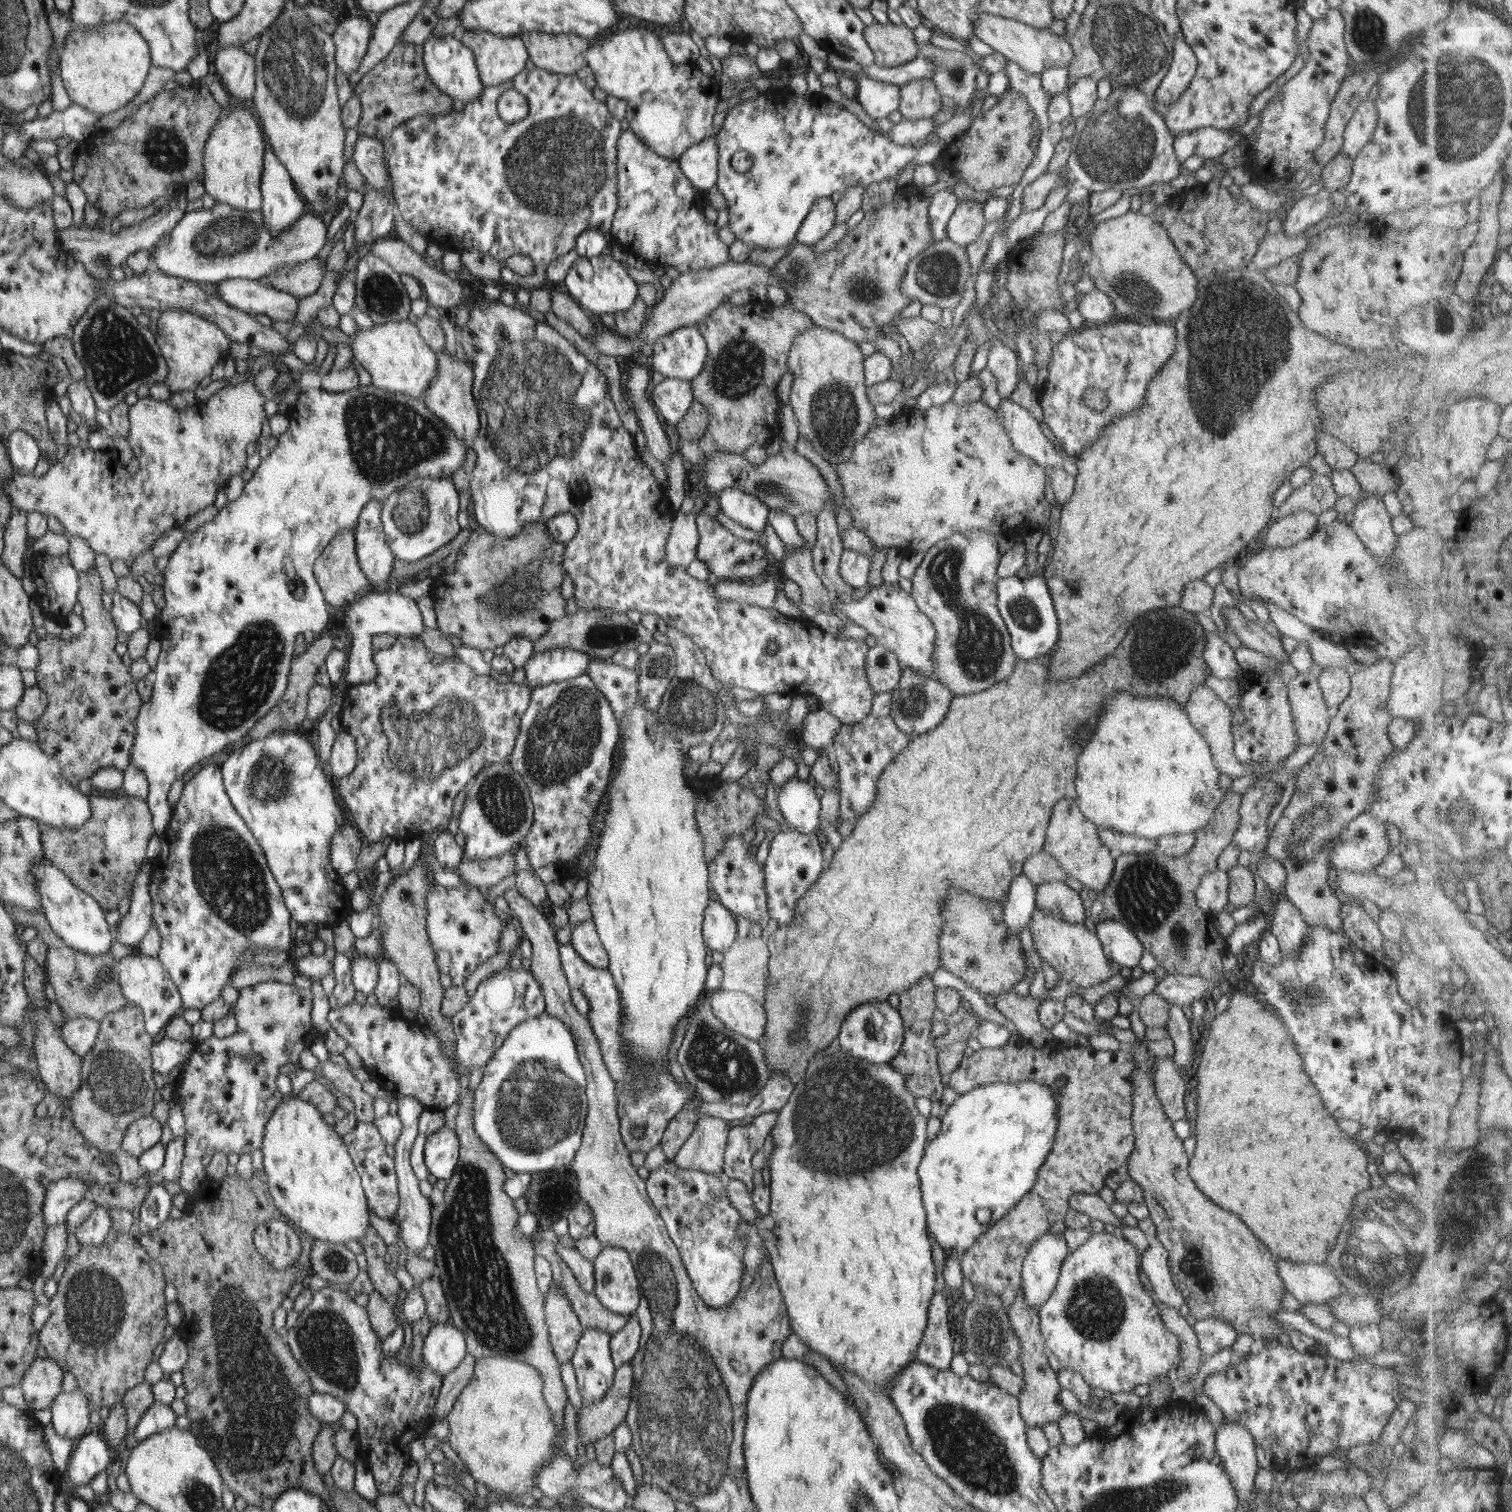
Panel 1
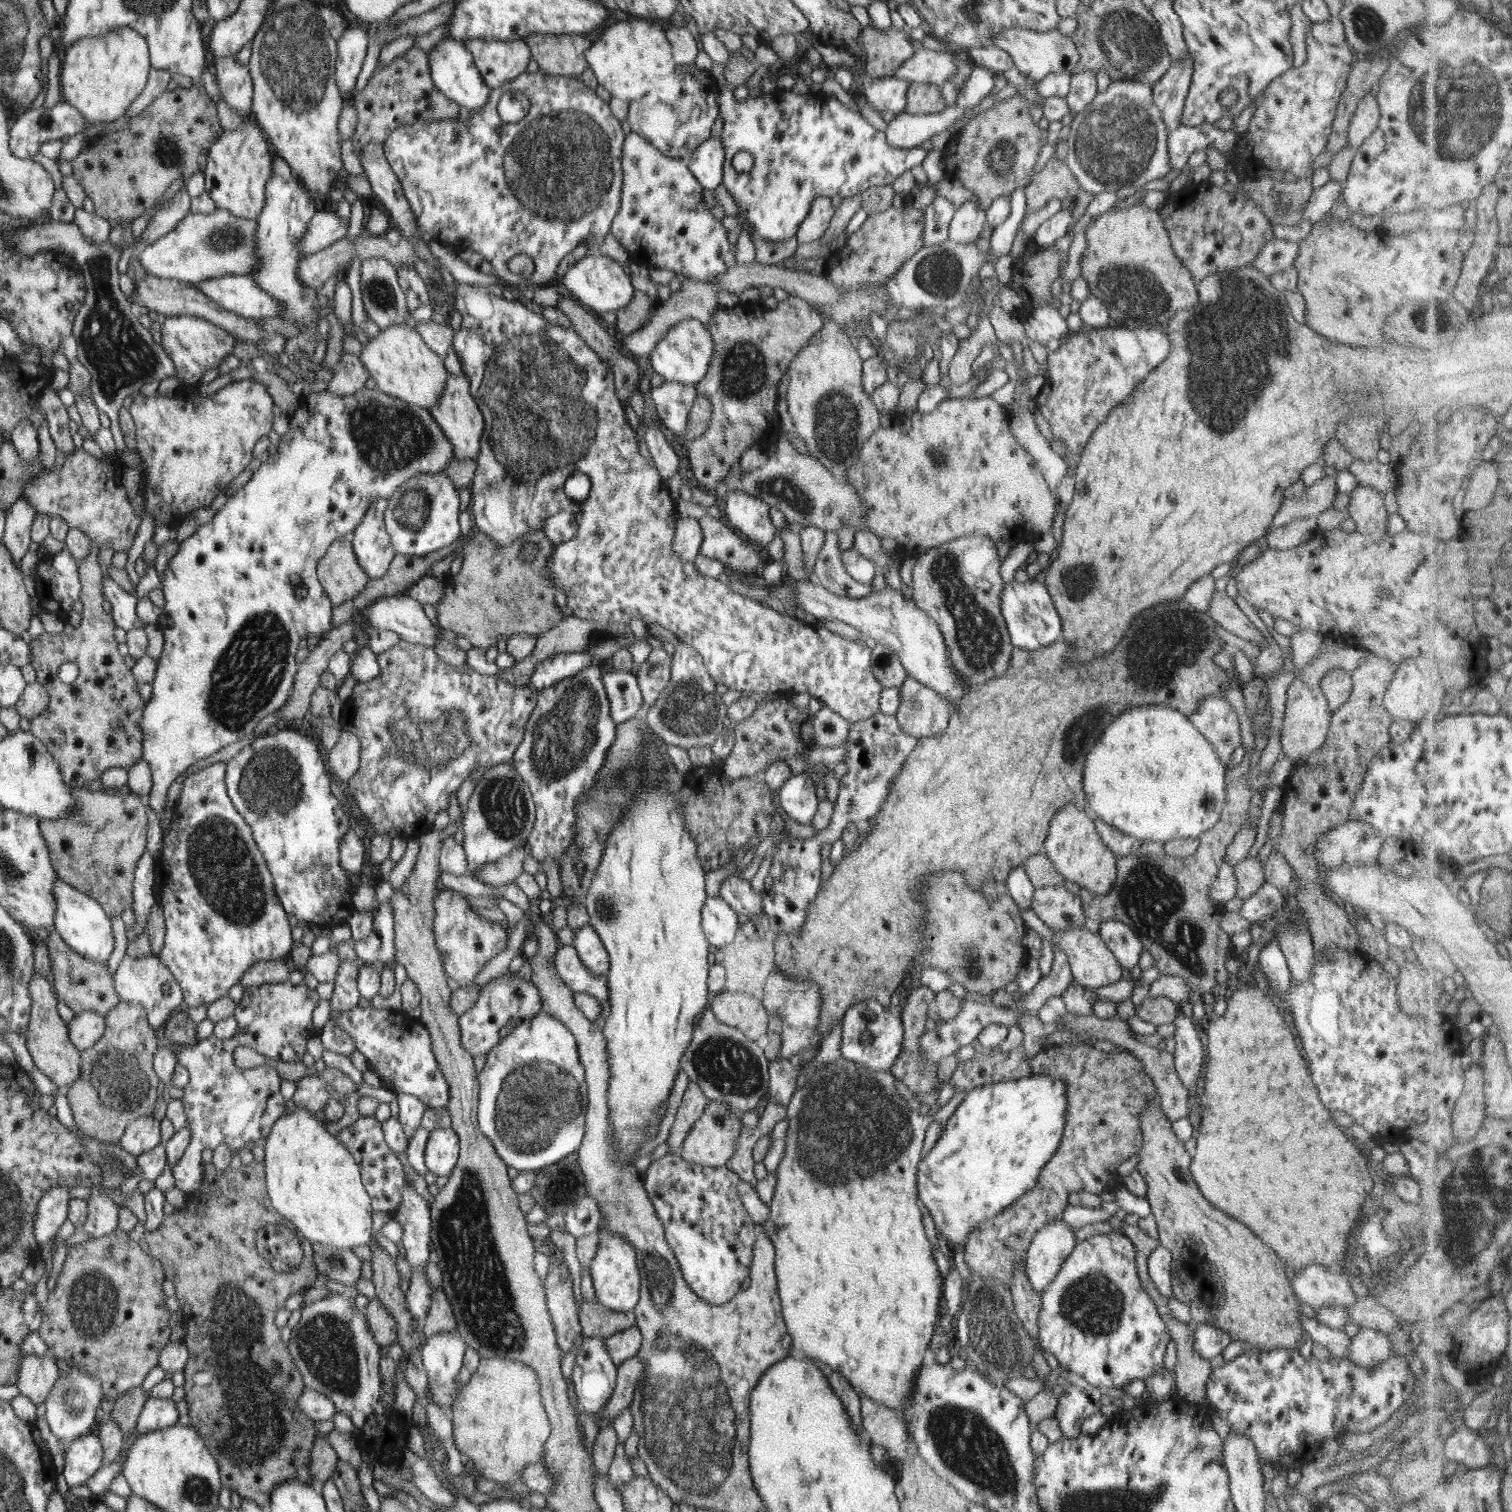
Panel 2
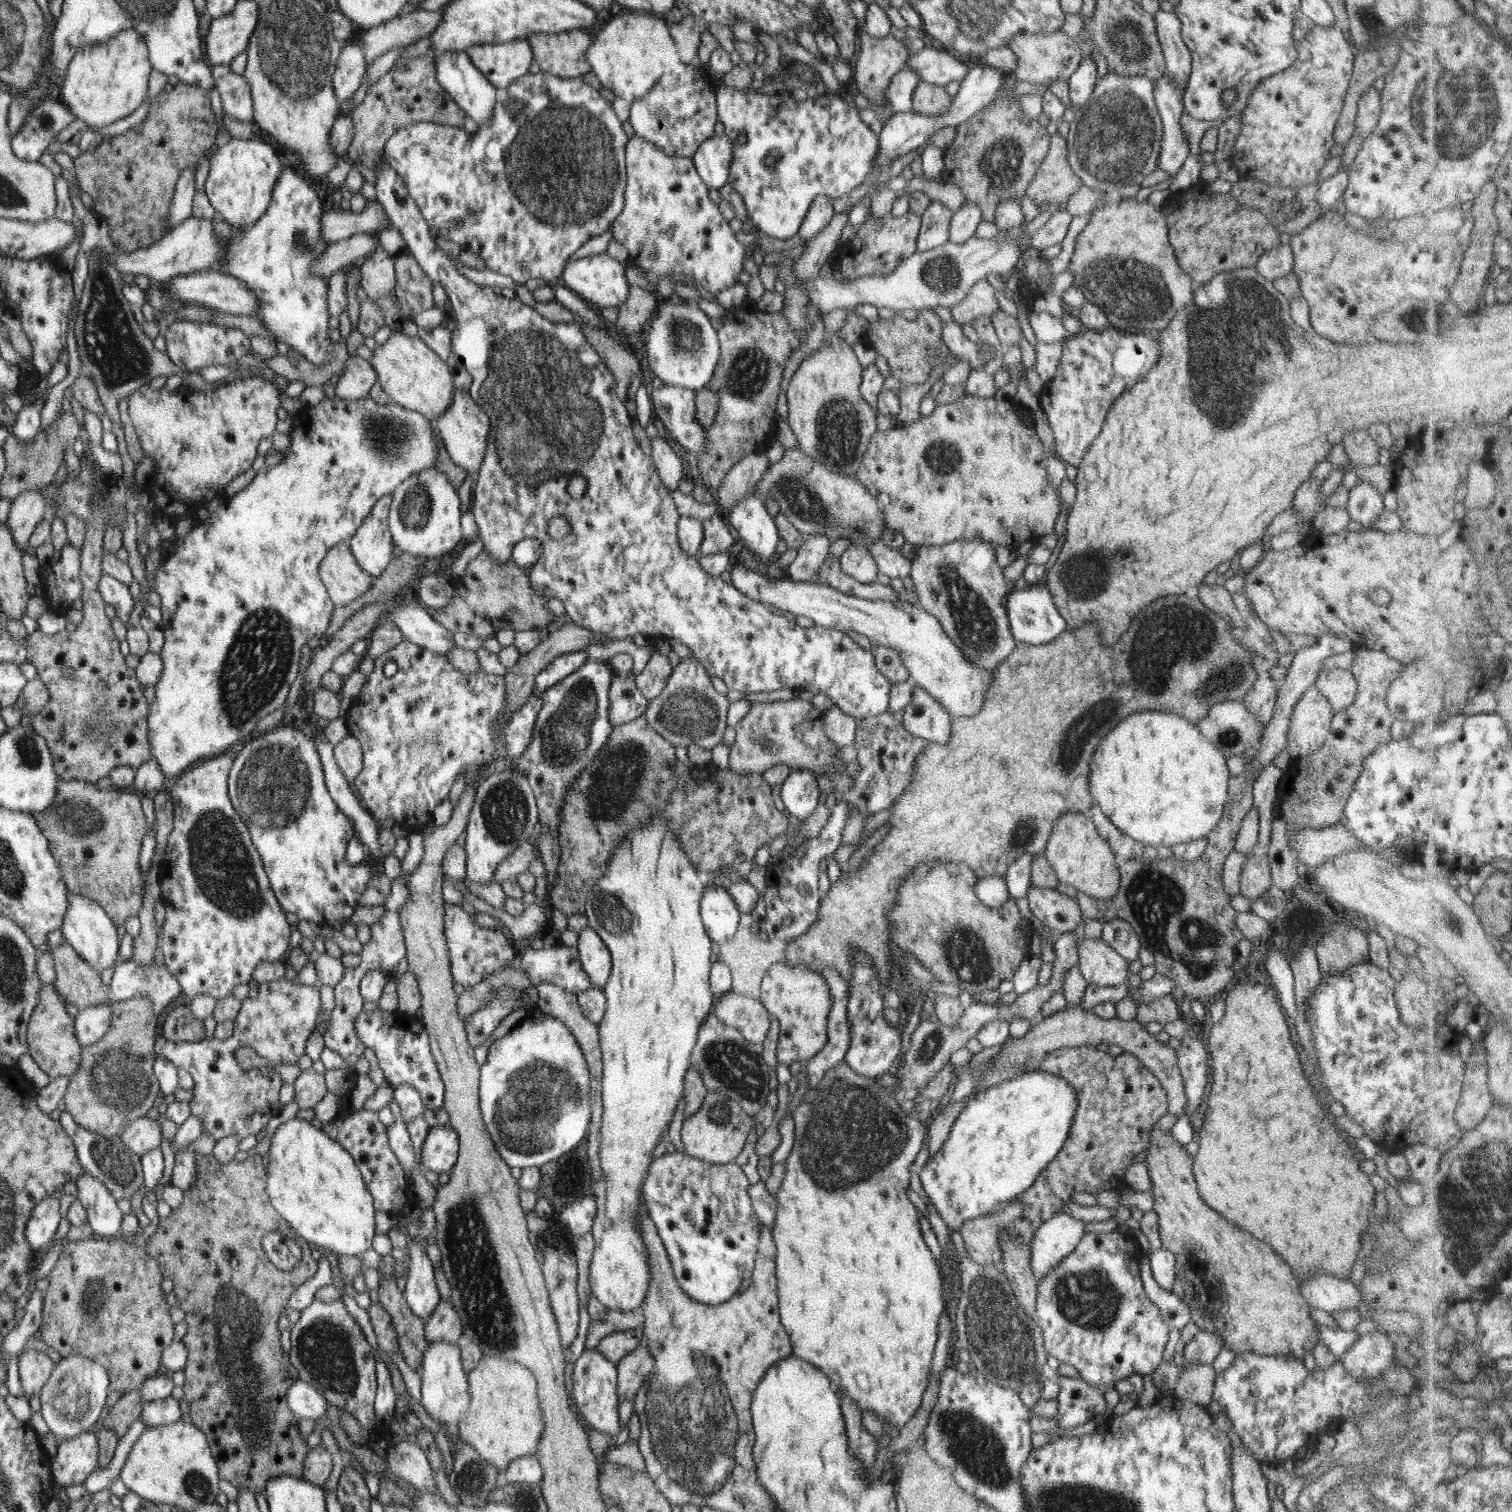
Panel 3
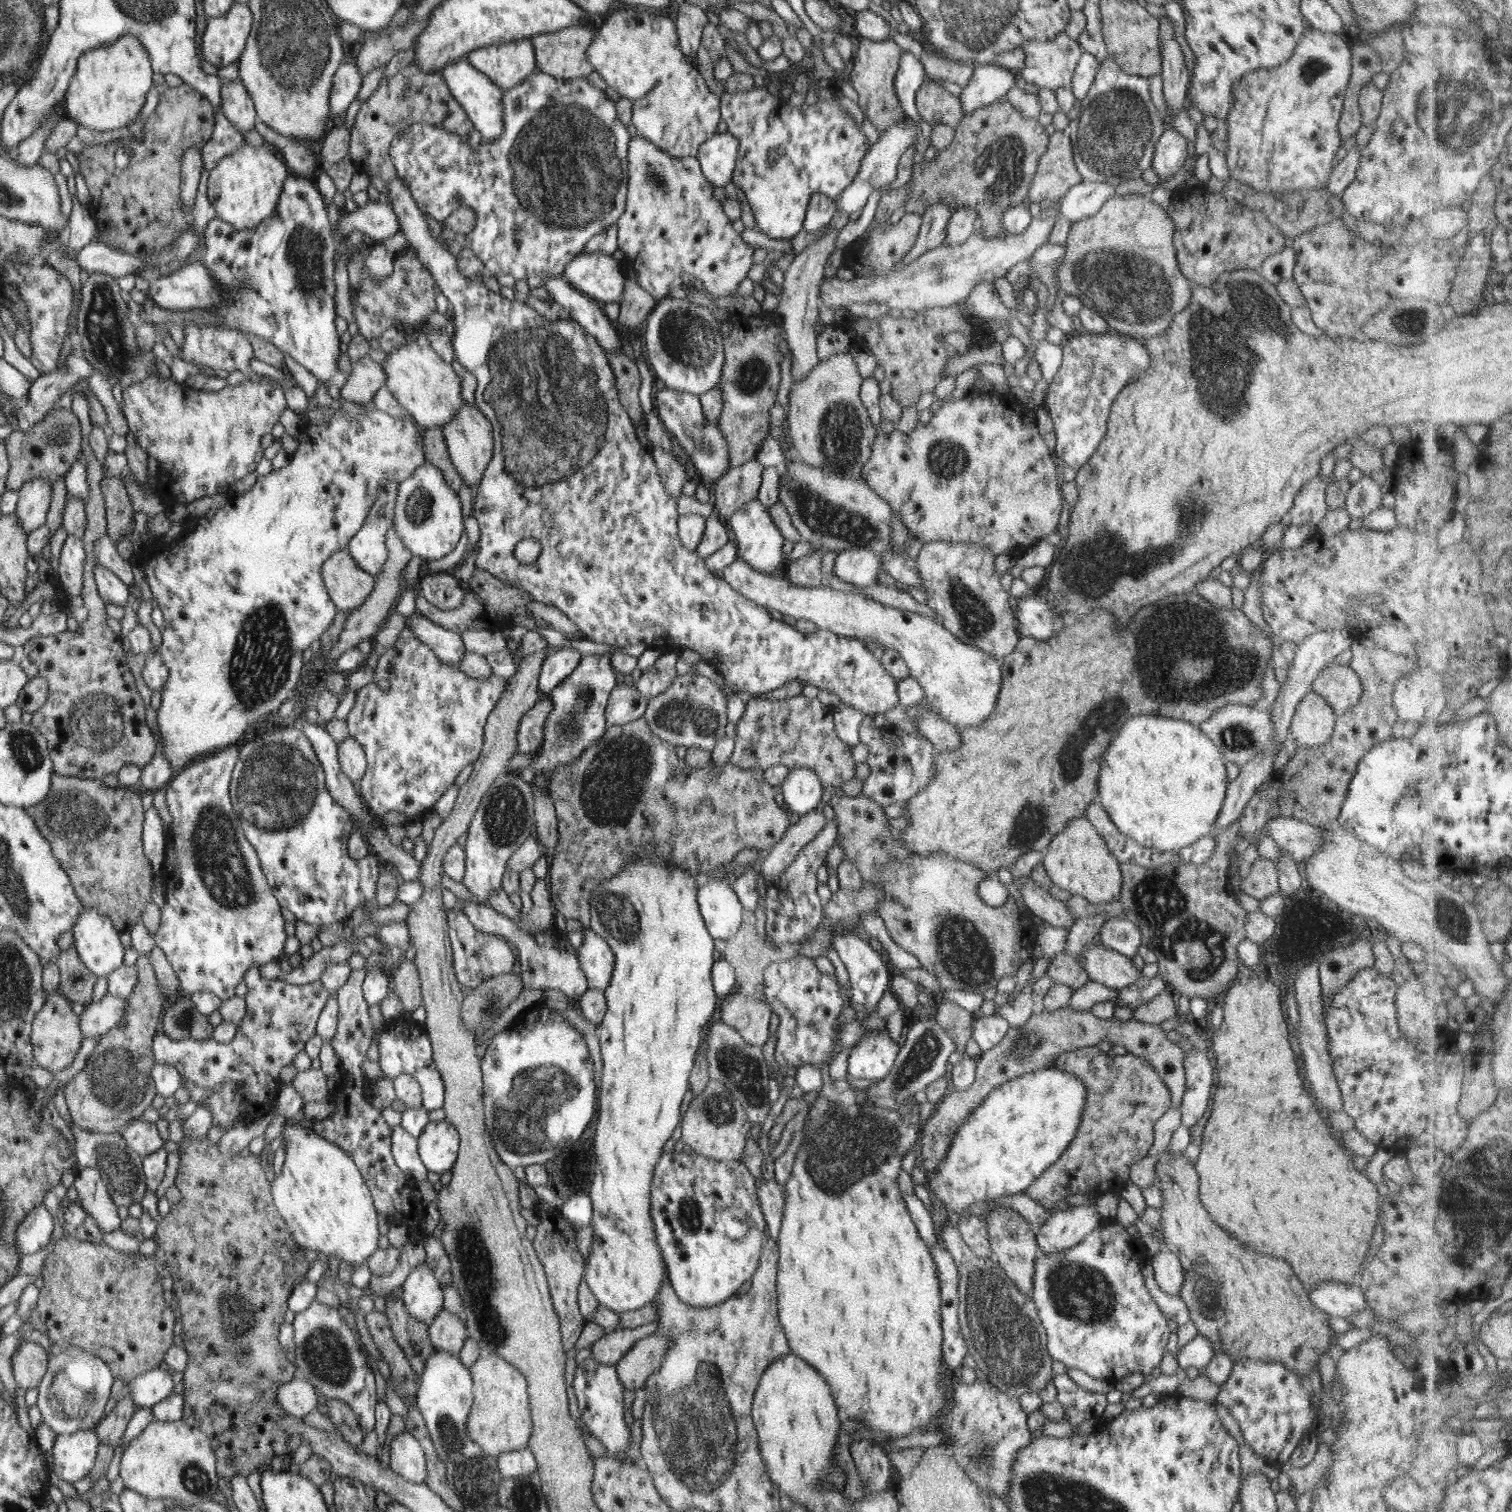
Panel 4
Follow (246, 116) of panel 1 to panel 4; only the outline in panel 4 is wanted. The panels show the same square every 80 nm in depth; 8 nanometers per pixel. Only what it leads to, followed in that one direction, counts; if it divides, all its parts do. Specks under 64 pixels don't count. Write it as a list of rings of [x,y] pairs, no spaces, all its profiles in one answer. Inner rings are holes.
[[[244,144],[243,147],[222,157],[210,171],[207,195],[219,219],[232,225],[236,230],[256,228],[278,209],[279,198],[286,185],[288,170],[278,160],[270,147]]]

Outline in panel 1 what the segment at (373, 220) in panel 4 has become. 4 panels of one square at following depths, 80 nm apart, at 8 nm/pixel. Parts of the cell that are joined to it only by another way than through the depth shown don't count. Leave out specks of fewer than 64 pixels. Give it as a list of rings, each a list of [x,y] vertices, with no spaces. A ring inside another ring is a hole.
[[[216,202],[216,205],[210,209],[187,210],[169,232],[168,244],[162,244],[162,246],[150,250],[150,262],[168,276],[183,278],[195,283],[217,283],[229,278],[259,279],[267,277],[272,272],[288,268],[291,264],[314,258],[326,244],[328,229],[328,222],[324,222],[322,217],[308,212],[297,218],[291,228],[287,228],[284,233],[281,232],[278,237],[272,237],[261,210],[242,210],[223,202]]]

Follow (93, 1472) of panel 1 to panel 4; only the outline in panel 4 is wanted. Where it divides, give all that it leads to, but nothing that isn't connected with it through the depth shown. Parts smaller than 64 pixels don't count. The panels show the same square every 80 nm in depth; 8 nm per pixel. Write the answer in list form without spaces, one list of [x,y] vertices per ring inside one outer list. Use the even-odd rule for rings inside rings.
[[[90,1429],[79,1430],[72,1434],[56,1435],[54,1446],[51,1450],[51,1454],[55,1459],[54,1474],[69,1483],[88,1477],[88,1472],[95,1468],[94,1460],[97,1460],[96,1454],[99,1454],[96,1450],[99,1450],[98,1438],[96,1438],[94,1432],[90,1432]]]

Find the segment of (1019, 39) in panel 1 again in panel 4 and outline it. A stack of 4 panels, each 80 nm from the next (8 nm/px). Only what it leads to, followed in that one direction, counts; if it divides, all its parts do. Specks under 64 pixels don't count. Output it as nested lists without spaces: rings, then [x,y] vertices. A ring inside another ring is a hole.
[[[1065,32],[1056,35],[1052,40],[1020,40],[1020,47],[1025,52],[1025,65],[1016,70],[1026,82],[1034,84],[1038,89],[1049,88],[1056,91],[1059,88],[1071,88],[1072,77],[1081,57],[1082,46],[1070,38]]]

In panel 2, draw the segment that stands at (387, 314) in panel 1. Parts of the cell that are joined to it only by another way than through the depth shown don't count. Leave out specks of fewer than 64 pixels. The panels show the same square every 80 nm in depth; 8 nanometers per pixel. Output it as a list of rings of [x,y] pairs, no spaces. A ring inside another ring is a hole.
[[[384,257],[361,262],[360,286],[367,316],[381,329],[399,325],[408,318],[407,297],[398,286],[396,269]]]

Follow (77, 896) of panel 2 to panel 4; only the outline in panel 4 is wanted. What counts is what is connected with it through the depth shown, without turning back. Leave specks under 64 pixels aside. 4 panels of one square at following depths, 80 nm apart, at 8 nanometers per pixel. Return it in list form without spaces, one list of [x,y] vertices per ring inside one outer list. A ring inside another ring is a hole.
[[[84,908],[72,927],[74,943],[79,957],[88,970],[97,977],[107,977],[123,965],[124,945],[120,941],[122,931],[100,908]]]

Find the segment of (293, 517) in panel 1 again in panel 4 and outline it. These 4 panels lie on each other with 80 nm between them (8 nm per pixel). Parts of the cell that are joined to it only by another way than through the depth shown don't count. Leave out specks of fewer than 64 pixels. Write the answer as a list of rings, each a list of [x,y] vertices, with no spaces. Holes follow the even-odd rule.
[[[334,403],[329,418],[321,424],[312,426],[303,423],[303,432],[298,440],[300,445],[286,467],[258,477],[250,490],[240,495],[236,494],[236,498],[232,502],[228,501],[223,508],[216,511],[214,516],[191,518],[181,527],[182,531],[178,535],[169,537],[167,541],[164,537],[154,538],[149,541],[149,545],[136,552],[139,555],[138,561],[145,568],[145,576],[150,584],[152,599],[158,602],[158,608],[163,615],[162,645],[158,654],[169,669],[169,677],[161,691],[162,704],[156,712],[156,721],[164,740],[164,748],[161,748],[161,753],[167,756],[165,759],[170,761],[169,765],[172,765],[173,771],[178,768],[183,770],[197,754],[210,755],[232,744],[238,744],[250,725],[258,723],[259,718],[268,716],[270,713],[276,712],[276,708],[280,708],[280,704],[286,700],[288,692],[300,680],[300,672],[304,666],[302,652],[306,648],[310,648],[312,642],[321,640],[338,615],[335,601],[331,599],[330,592],[327,591],[327,586],[323,582],[323,565],[336,551],[346,547],[348,541],[363,528],[370,514],[371,506],[375,504],[386,481],[402,482],[419,466],[426,463],[423,451],[423,434],[418,437],[420,433],[415,427],[418,426],[417,422],[414,425],[408,419],[398,420],[384,411],[374,409],[373,403],[359,403],[359,405],[364,405],[368,413],[354,415],[354,413],[341,408],[339,403]]]

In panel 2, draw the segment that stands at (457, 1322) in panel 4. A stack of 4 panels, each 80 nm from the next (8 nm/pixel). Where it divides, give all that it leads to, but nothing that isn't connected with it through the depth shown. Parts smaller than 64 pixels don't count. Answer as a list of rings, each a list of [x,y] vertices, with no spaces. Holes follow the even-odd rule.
[[[433,1288],[433,1290],[434,1300],[427,1318],[422,1323],[422,1330],[426,1339],[440,1332],[454,1332],[457,1330],[456,1317],[446,1293],[442,1288]]]

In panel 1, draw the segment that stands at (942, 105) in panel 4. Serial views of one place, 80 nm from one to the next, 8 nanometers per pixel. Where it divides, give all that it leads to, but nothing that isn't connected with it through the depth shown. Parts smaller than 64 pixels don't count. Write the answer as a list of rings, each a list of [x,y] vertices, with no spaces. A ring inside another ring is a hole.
[[[932,79],[911,80],[901,85],[898,110],[903,119],[933,118],[941,109],[941,92]]]

